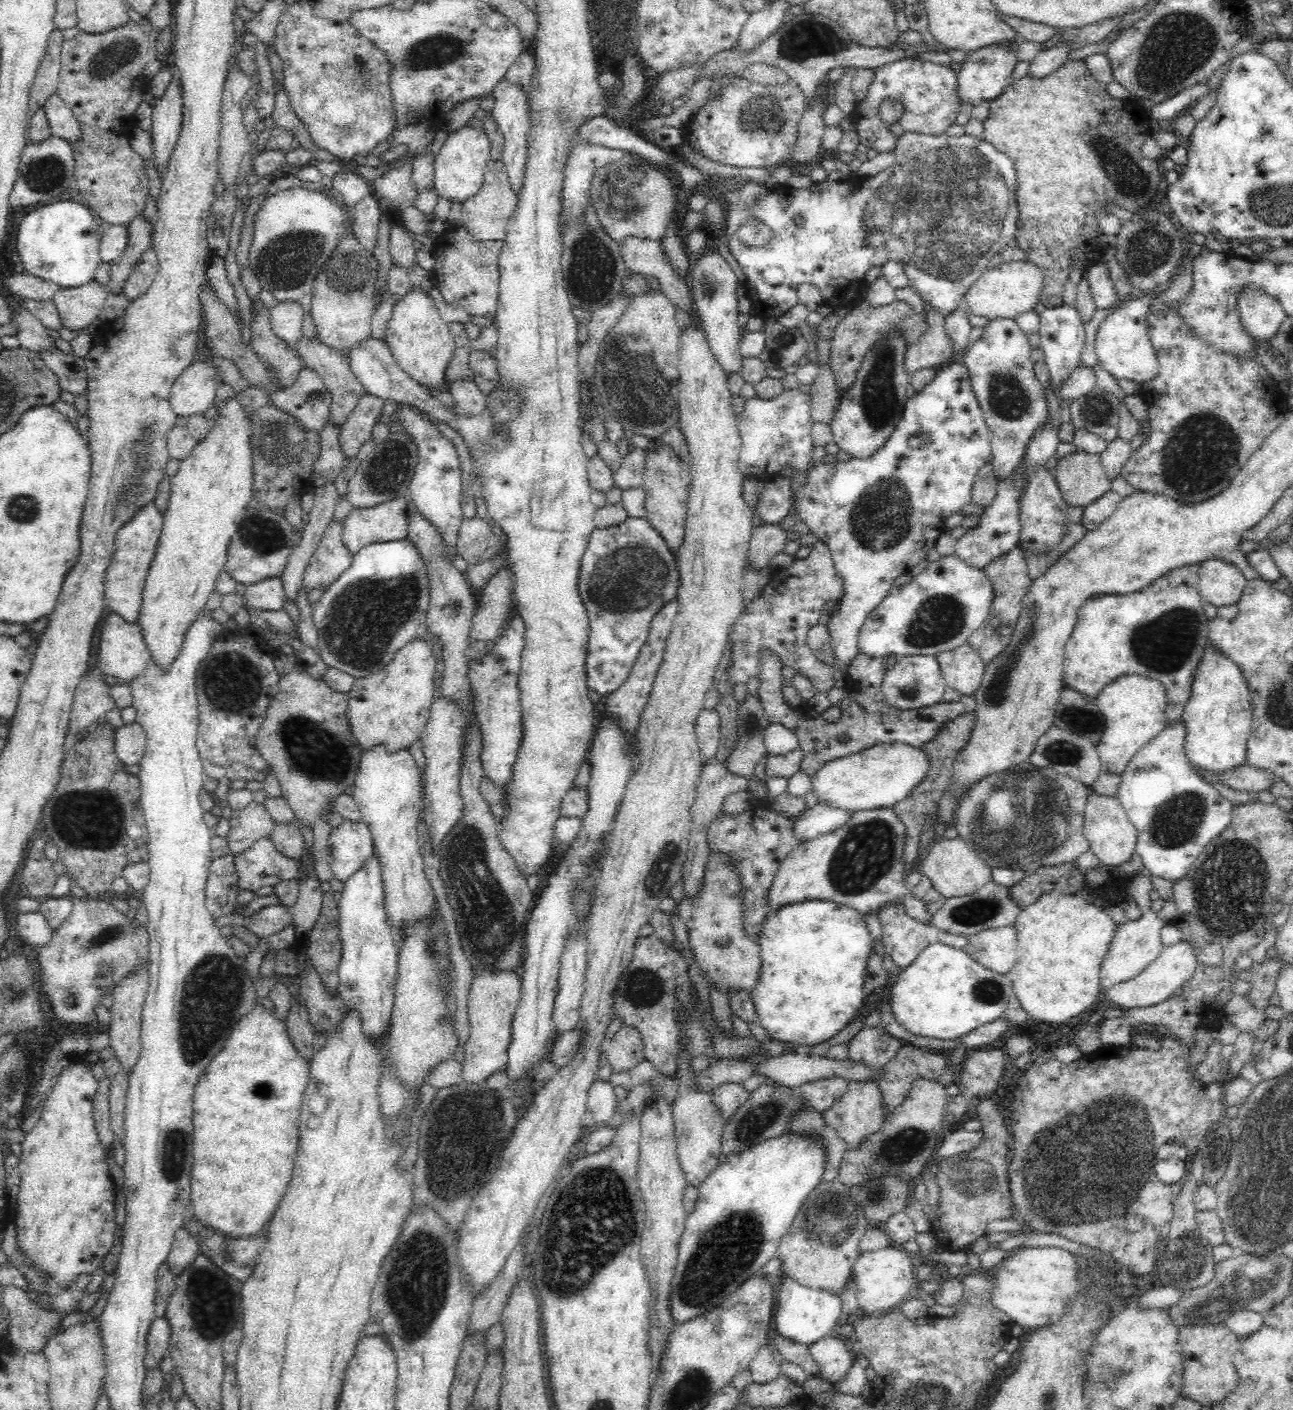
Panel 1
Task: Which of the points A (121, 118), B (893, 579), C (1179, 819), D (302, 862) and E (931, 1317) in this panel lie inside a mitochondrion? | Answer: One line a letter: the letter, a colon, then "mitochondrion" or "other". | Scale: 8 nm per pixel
A: other
B: other
C: mitochondrion
D: other
E: other

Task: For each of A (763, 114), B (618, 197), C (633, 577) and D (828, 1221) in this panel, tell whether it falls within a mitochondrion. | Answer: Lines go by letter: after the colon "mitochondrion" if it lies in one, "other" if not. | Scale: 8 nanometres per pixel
A: mitochondrion
B: mitochondrion
C: mitochondrion
D: mitochondrion

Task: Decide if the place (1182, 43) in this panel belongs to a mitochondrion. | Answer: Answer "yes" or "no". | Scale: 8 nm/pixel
yes

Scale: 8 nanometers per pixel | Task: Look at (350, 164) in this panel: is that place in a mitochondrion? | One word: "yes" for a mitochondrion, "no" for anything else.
no

